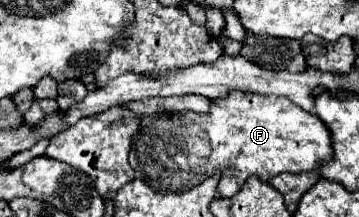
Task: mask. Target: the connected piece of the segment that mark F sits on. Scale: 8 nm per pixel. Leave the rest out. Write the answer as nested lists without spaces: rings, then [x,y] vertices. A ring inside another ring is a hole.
[[[229,91],[225,99],[213,99],[207,113],[185,111],[185,113],[141,117],[141,127],[133,137],[133,147],[143,181],[147,181],[155,191],[173,191],[173,193],[187,191],[203,183],[203,179],[215,175],[215,171],[219,171],[221,179],[217,191],[221,197],[233,197],[243,187],[245,179],[251,175],[257,175],[261,181],[269,181],[271,177],[287,171],[301,173],[317,169],[317,165],[333,157],[331,133],[317,115],[303,111],[289,99],[271,95],[253,95],[249,91]]]

